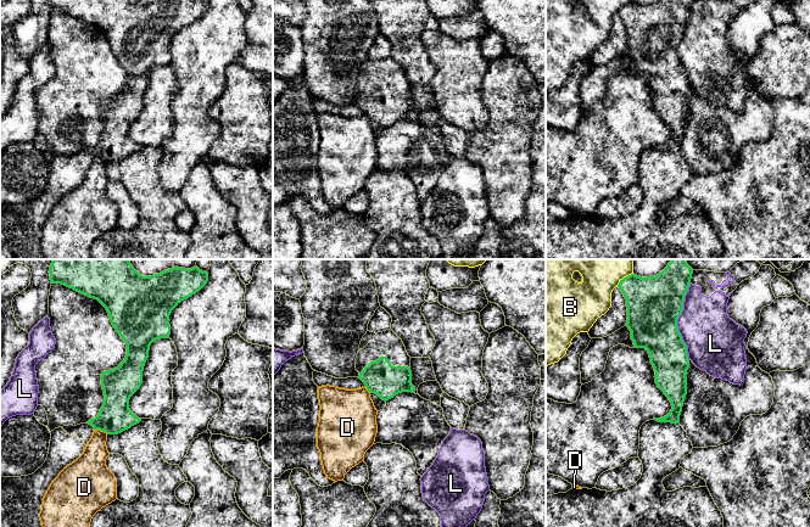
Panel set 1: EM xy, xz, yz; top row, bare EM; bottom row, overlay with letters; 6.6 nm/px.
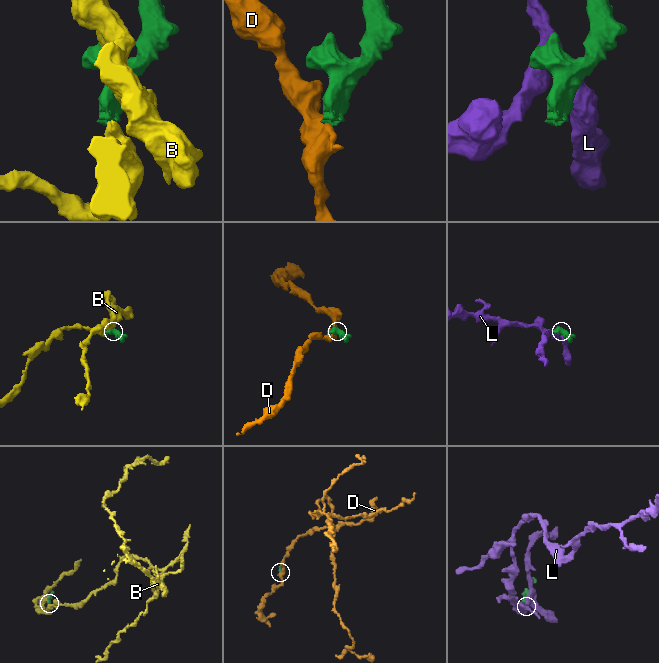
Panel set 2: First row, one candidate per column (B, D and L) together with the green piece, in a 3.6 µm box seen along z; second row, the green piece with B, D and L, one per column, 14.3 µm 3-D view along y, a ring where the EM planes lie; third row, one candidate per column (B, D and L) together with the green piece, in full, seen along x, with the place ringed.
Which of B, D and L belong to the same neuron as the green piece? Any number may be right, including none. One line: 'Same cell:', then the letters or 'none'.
Same cell: none

